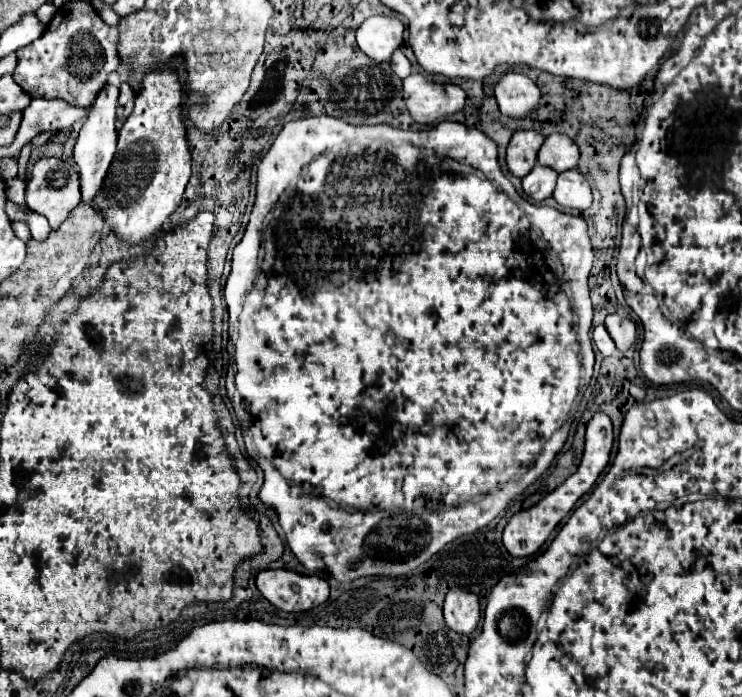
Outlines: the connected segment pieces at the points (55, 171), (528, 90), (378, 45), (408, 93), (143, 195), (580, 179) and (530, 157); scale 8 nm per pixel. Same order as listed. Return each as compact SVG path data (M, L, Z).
M42 158L32 168L32 178L26 186L26 204L48 218L50 226L60 226L64 218L80 204L80 182L76 170L60 158Z
M520 72L502 74L502 78L494 86L494 96L498 100L500 112L514 118L528 116L540 102L538 86Z
M370 16L364 20L356 32L358 46L376 62L390 60L392 52L402 44L404 24L390 16Z
M410 74L408 78L404 78L404 100L410 110L410 116L418 124L432 126L432 124L438 124L440 120L444 120L448 114L462 110L464 100L466 100L466 92L458 84L436 84L436 82L426 80L422 74Z
M156 68L142 80L134 110L118 134L118 152L104 192L96 198L96 208L108 216L108 226L130 246L142 244L162 228L166 218L180 206L190 178L190 146L182 114L182 84L176 70Z
M578 170L562 172L556 182L554 200L564 208L574 208L574 210L590 208L592 192L588 180L584 180L584 176L580 176Z
M518 130L514 132L508 150L506 162L514 176L524 178L536 166L536 154L544 142L544 136L534 130Z

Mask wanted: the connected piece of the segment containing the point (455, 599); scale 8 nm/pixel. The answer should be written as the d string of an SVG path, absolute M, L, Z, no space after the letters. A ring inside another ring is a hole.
M454 588L444 600L444 620L458 634L472 634L480 620L480 602L474 592Z

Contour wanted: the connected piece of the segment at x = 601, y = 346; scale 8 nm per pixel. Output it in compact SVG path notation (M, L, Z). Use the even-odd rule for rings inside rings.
M598 326L596 330L594 330L594 344L596 344L596 348L602 352L602 356L612 356L612 352L616 350L616 344L614 344L614 340L610 338L610 334L606 332L606 328L604 326Z

